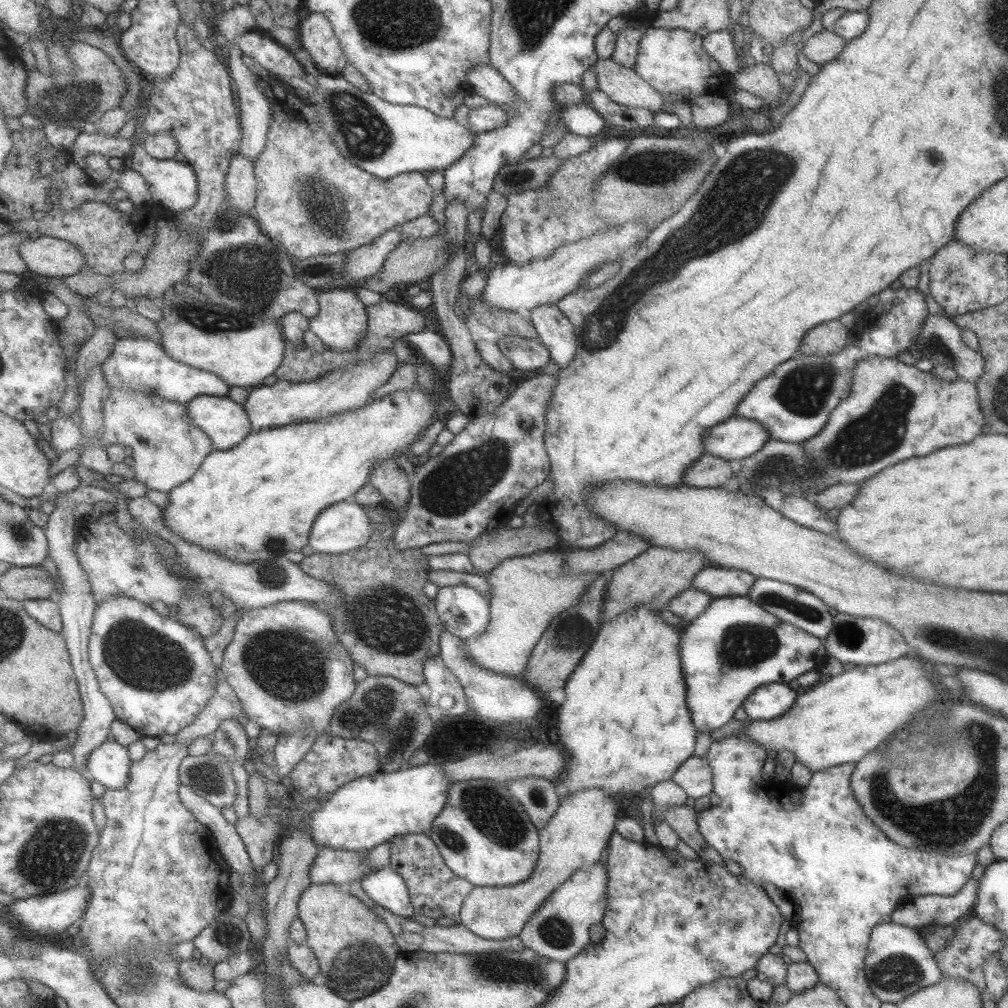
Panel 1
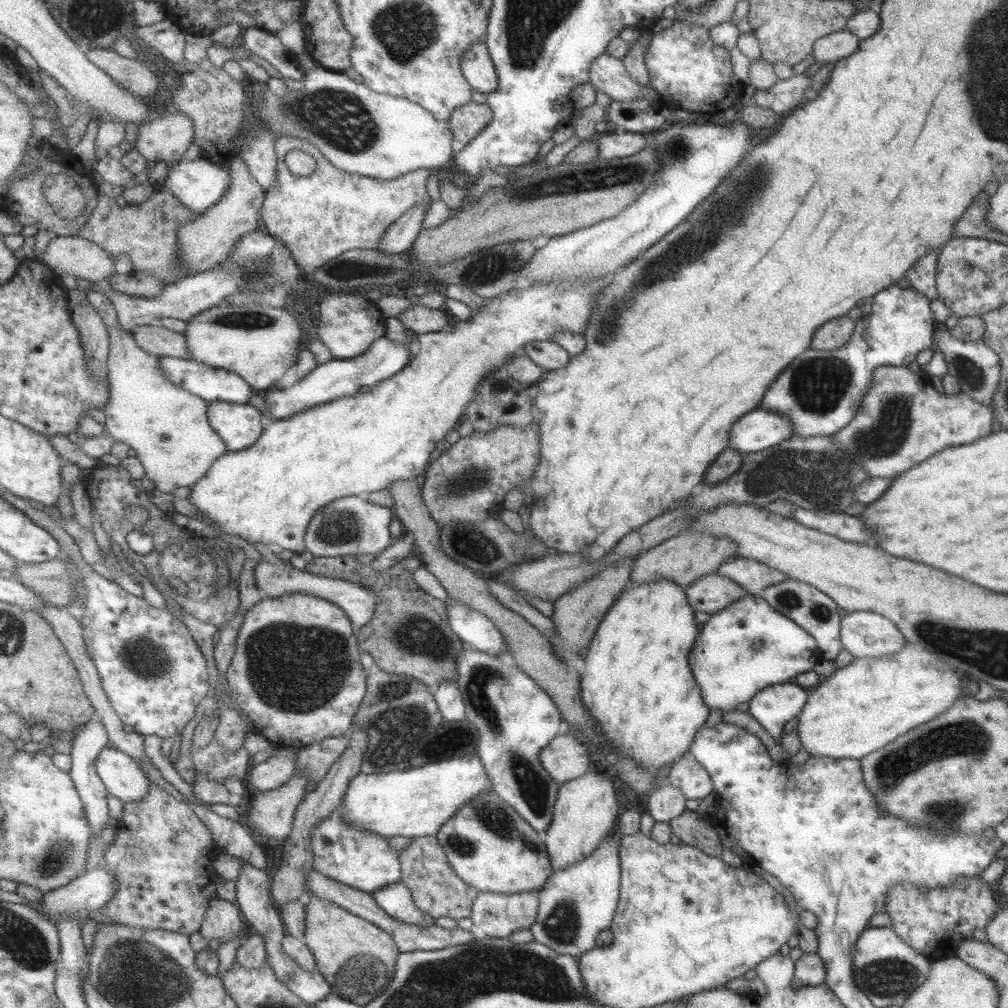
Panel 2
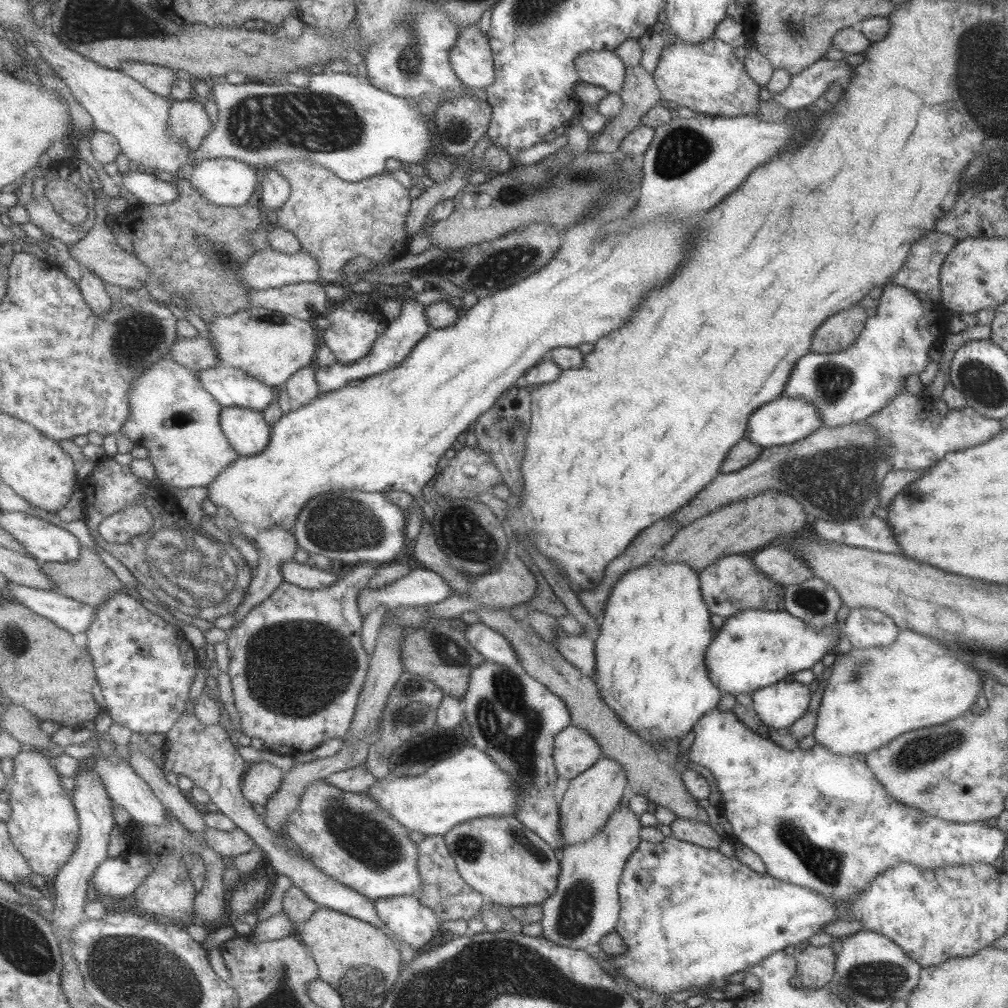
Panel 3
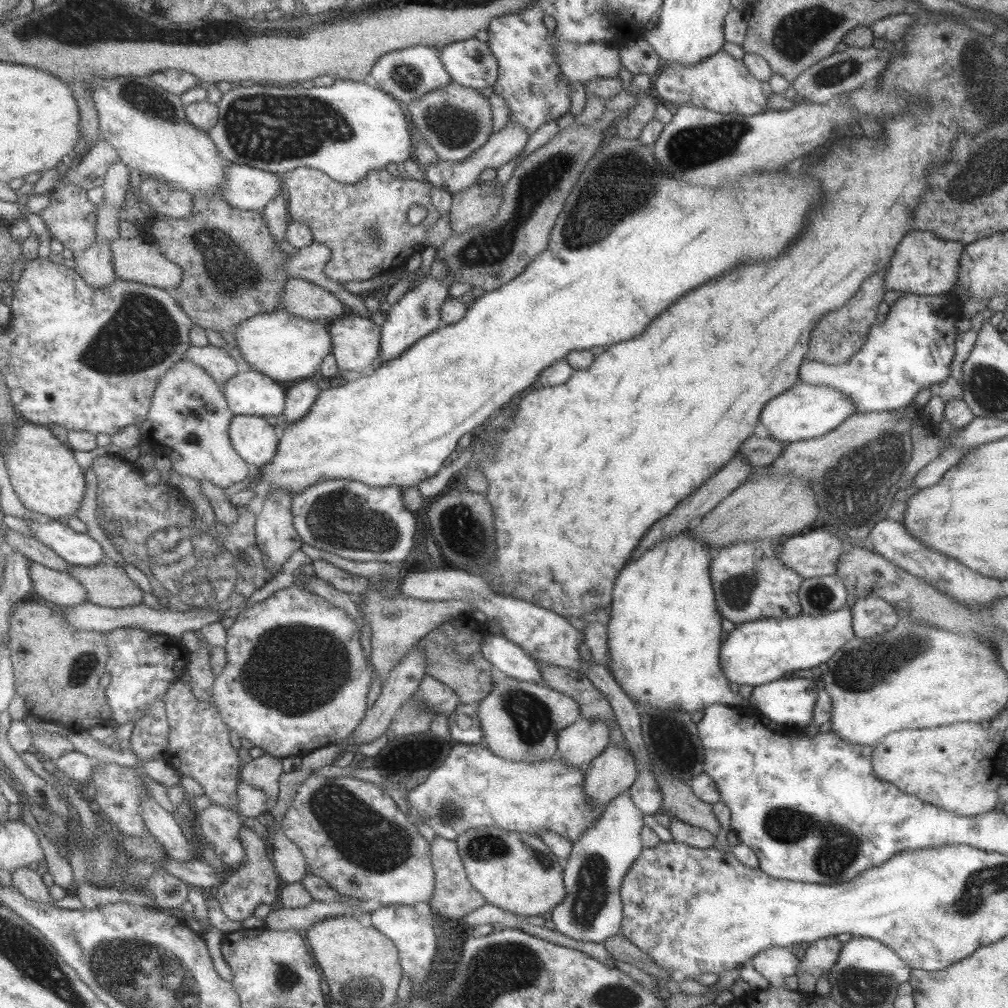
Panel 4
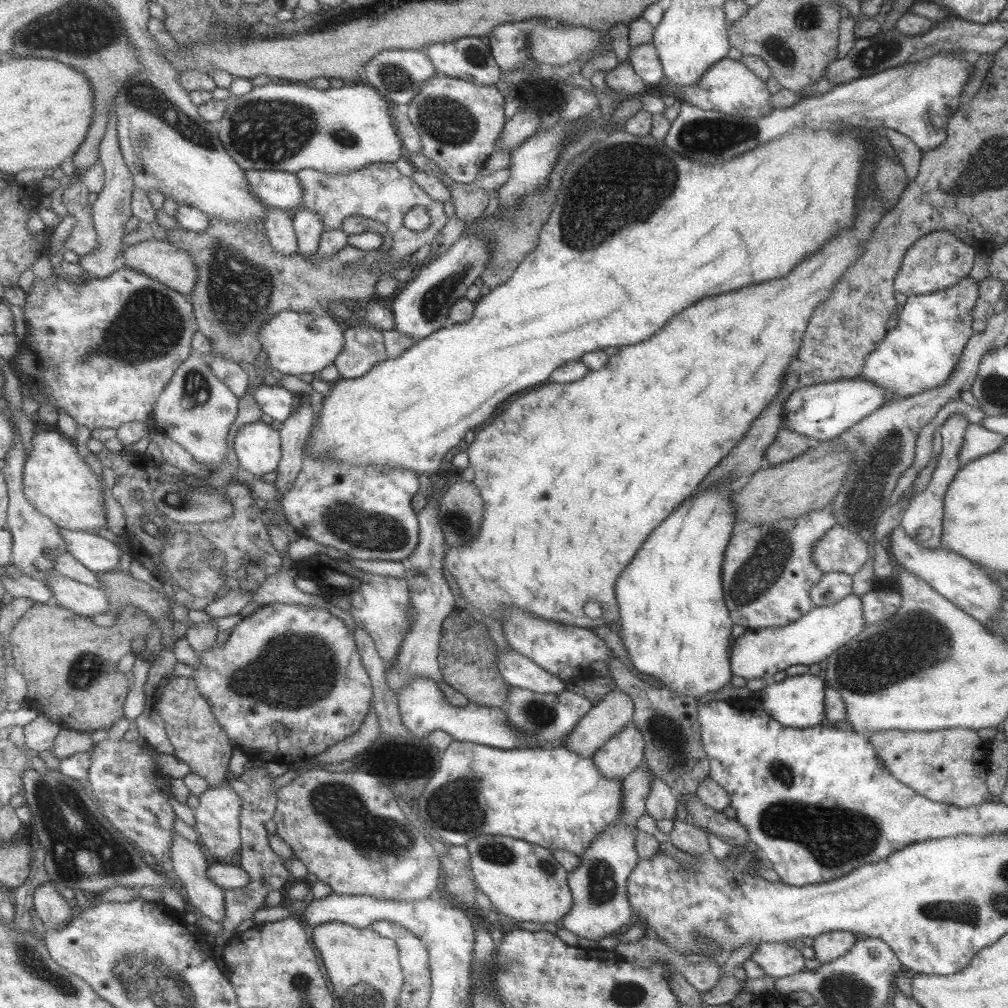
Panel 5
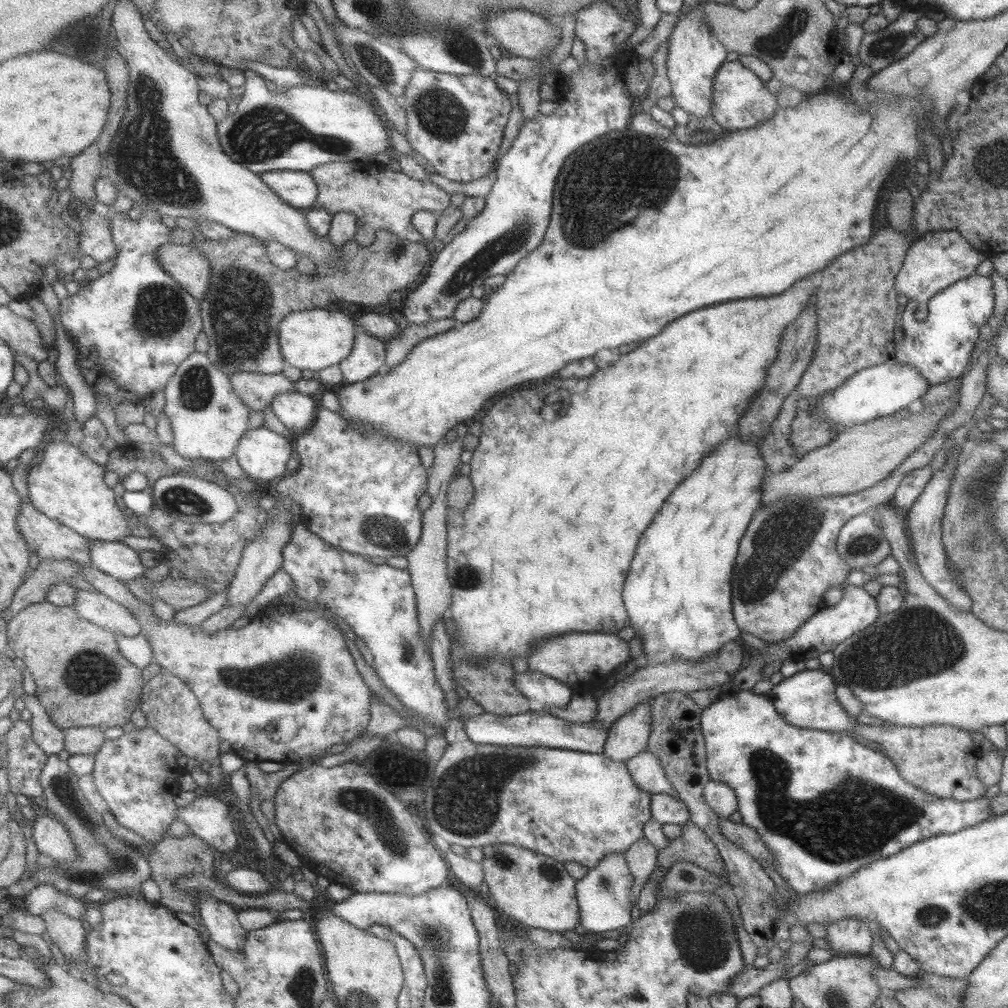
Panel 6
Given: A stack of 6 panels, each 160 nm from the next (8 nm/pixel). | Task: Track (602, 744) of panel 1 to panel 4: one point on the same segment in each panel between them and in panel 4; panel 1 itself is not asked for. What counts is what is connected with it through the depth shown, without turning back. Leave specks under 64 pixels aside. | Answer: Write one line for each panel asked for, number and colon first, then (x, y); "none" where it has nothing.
2: (637, 684)
3: (649, 654)
4: (664, 632)

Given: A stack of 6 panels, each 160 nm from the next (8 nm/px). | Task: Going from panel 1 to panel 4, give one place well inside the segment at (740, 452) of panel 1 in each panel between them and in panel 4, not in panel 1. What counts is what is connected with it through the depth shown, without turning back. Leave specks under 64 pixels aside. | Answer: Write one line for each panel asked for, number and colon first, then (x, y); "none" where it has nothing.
2: (756, 430)
3: (784, 420)
4: (804, 411)

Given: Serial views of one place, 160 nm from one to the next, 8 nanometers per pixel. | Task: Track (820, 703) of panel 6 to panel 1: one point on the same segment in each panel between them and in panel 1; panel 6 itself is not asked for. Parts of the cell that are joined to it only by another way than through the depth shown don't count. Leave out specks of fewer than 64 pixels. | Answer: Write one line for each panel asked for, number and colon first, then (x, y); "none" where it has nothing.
1: (766, 702)
2: (774, 706)
3: (777, 706)
4: (790, 702)
5: (796, 701)

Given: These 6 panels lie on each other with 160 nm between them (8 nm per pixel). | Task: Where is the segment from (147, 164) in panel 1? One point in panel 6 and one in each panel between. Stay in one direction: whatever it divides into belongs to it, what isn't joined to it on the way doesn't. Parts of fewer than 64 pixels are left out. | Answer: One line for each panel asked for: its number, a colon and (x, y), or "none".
2: (200, 184)
3: (224, 181)
4: (248, 188)
5: (277, 189)
6: (299, 189)

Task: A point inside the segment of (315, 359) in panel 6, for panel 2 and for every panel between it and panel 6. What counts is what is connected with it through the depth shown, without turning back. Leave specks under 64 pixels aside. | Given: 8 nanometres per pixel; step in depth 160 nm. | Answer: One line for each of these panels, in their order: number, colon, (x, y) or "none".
2: (259, 342)
3: (270, 345)
4: (286, 347)
5: (295, 343)

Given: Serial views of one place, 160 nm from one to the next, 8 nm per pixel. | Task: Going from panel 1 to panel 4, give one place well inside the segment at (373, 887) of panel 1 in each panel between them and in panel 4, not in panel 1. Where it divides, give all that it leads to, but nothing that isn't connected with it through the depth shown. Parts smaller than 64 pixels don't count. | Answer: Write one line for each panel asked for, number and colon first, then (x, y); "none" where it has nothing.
2: (397, 899)
3: (411, 922)
4: (414, 935)

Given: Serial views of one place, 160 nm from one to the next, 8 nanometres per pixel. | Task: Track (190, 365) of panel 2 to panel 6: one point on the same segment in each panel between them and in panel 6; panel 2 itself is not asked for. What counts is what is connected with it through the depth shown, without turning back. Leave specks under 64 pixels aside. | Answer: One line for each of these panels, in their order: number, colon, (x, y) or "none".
3: (232, 387)
4: (250, 392)
5: (275, 401)
6: (297, 411)

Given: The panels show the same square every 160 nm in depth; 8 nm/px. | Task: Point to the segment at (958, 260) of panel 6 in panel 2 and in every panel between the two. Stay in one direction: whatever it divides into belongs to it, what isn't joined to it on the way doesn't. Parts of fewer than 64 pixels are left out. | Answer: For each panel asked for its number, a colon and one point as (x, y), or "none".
2: (921, 277)
3: (919, 273)
4: (924, 264)
5: (938, 260)

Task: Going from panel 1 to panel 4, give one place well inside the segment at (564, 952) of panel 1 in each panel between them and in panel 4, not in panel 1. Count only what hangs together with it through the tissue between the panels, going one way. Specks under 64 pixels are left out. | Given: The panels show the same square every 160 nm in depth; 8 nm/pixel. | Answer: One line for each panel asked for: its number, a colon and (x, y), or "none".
2: (577, 903)
3: (584, 907)
4: (591, 911)

